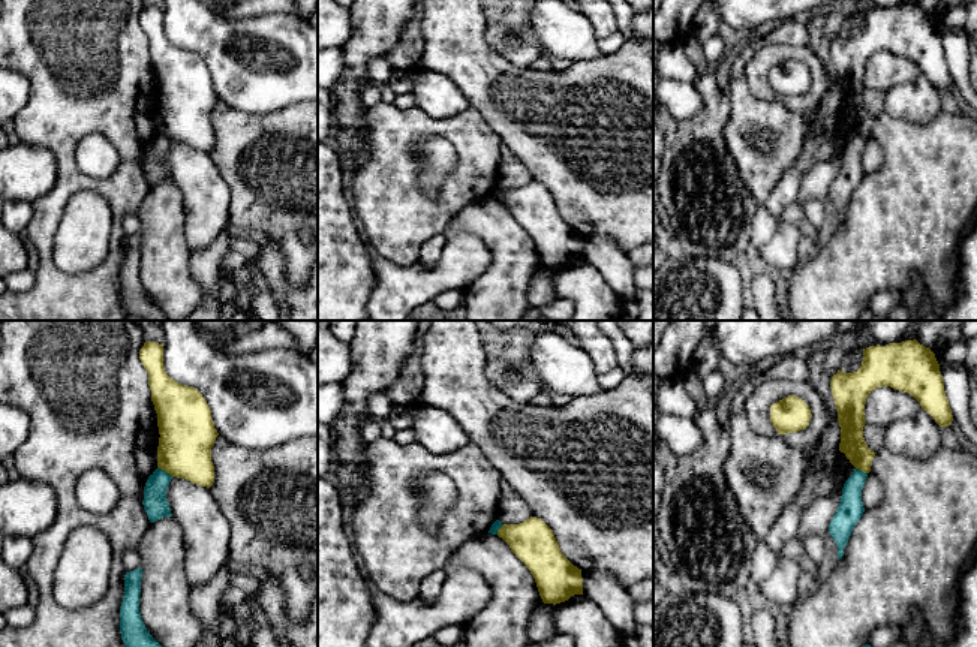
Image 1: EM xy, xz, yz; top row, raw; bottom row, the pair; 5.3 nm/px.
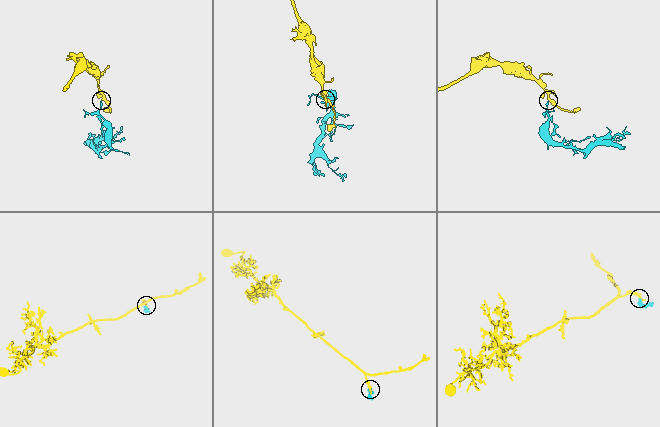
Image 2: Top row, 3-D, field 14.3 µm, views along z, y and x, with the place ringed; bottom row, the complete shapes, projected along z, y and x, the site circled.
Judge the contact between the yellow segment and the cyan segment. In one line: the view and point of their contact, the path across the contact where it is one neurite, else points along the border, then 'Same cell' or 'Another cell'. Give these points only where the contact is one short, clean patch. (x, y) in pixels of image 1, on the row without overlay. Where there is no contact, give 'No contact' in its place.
Touches yellow at xy (165, 135). Boundary: xy (158, 131), (171, 141). Another cell

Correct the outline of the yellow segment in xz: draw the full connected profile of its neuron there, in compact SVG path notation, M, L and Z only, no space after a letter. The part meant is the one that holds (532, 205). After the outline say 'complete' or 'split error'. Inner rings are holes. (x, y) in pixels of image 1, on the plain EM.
M541 183L503 189L497 201L530 235L544 268L556 270L583 259L581 234L562 219L553 195Z; complete

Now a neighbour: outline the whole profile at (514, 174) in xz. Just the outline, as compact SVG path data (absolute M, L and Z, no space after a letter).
M518 160L500 163L497 169L497 184L502 189L518 189L533 181L529 169Z

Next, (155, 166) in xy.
M157 132L145 147L142 169L150 187L163 181L172 181L166 165L166 154L171 144L172 141L169 138Z

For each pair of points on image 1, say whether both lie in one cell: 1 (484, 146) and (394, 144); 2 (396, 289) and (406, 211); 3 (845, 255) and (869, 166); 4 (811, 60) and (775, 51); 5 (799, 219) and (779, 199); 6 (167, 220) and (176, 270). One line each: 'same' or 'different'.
1: same
2: different
3: different
4: same
5: different
6: same

